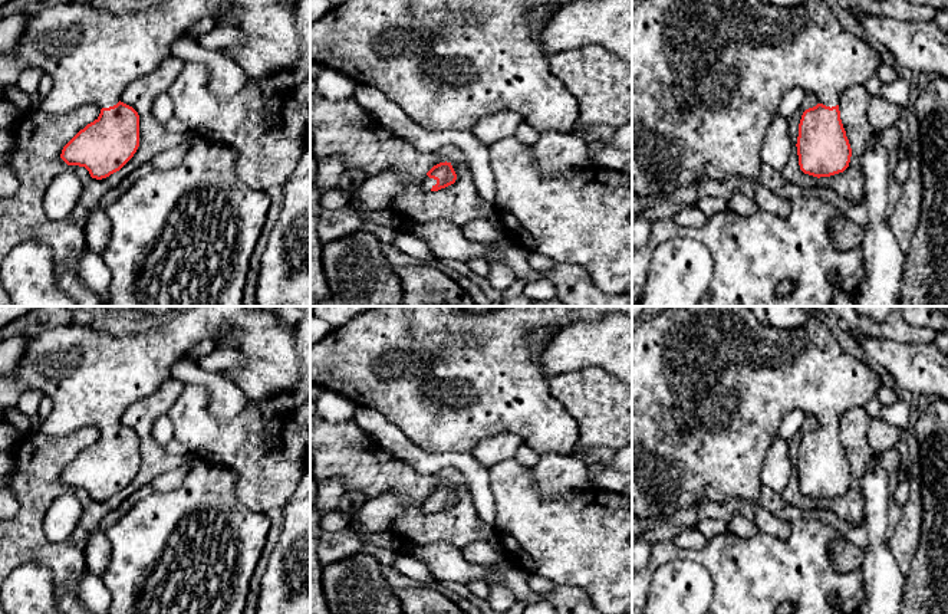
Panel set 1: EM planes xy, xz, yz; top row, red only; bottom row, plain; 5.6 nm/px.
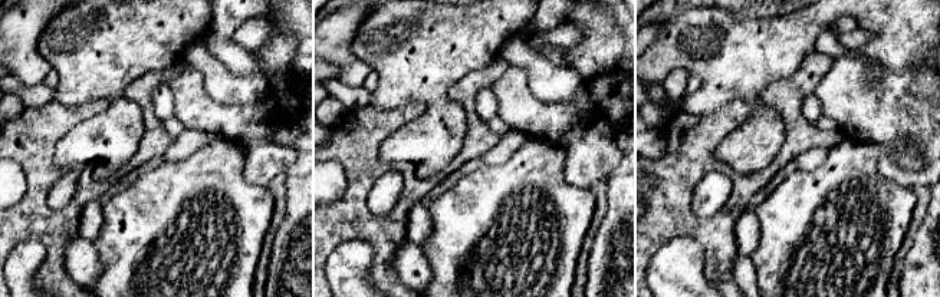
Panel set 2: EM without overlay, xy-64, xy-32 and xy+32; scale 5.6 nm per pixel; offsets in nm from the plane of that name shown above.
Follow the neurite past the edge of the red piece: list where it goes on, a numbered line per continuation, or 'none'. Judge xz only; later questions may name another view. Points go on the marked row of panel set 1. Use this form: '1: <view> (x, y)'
1: xz (427, 183)

